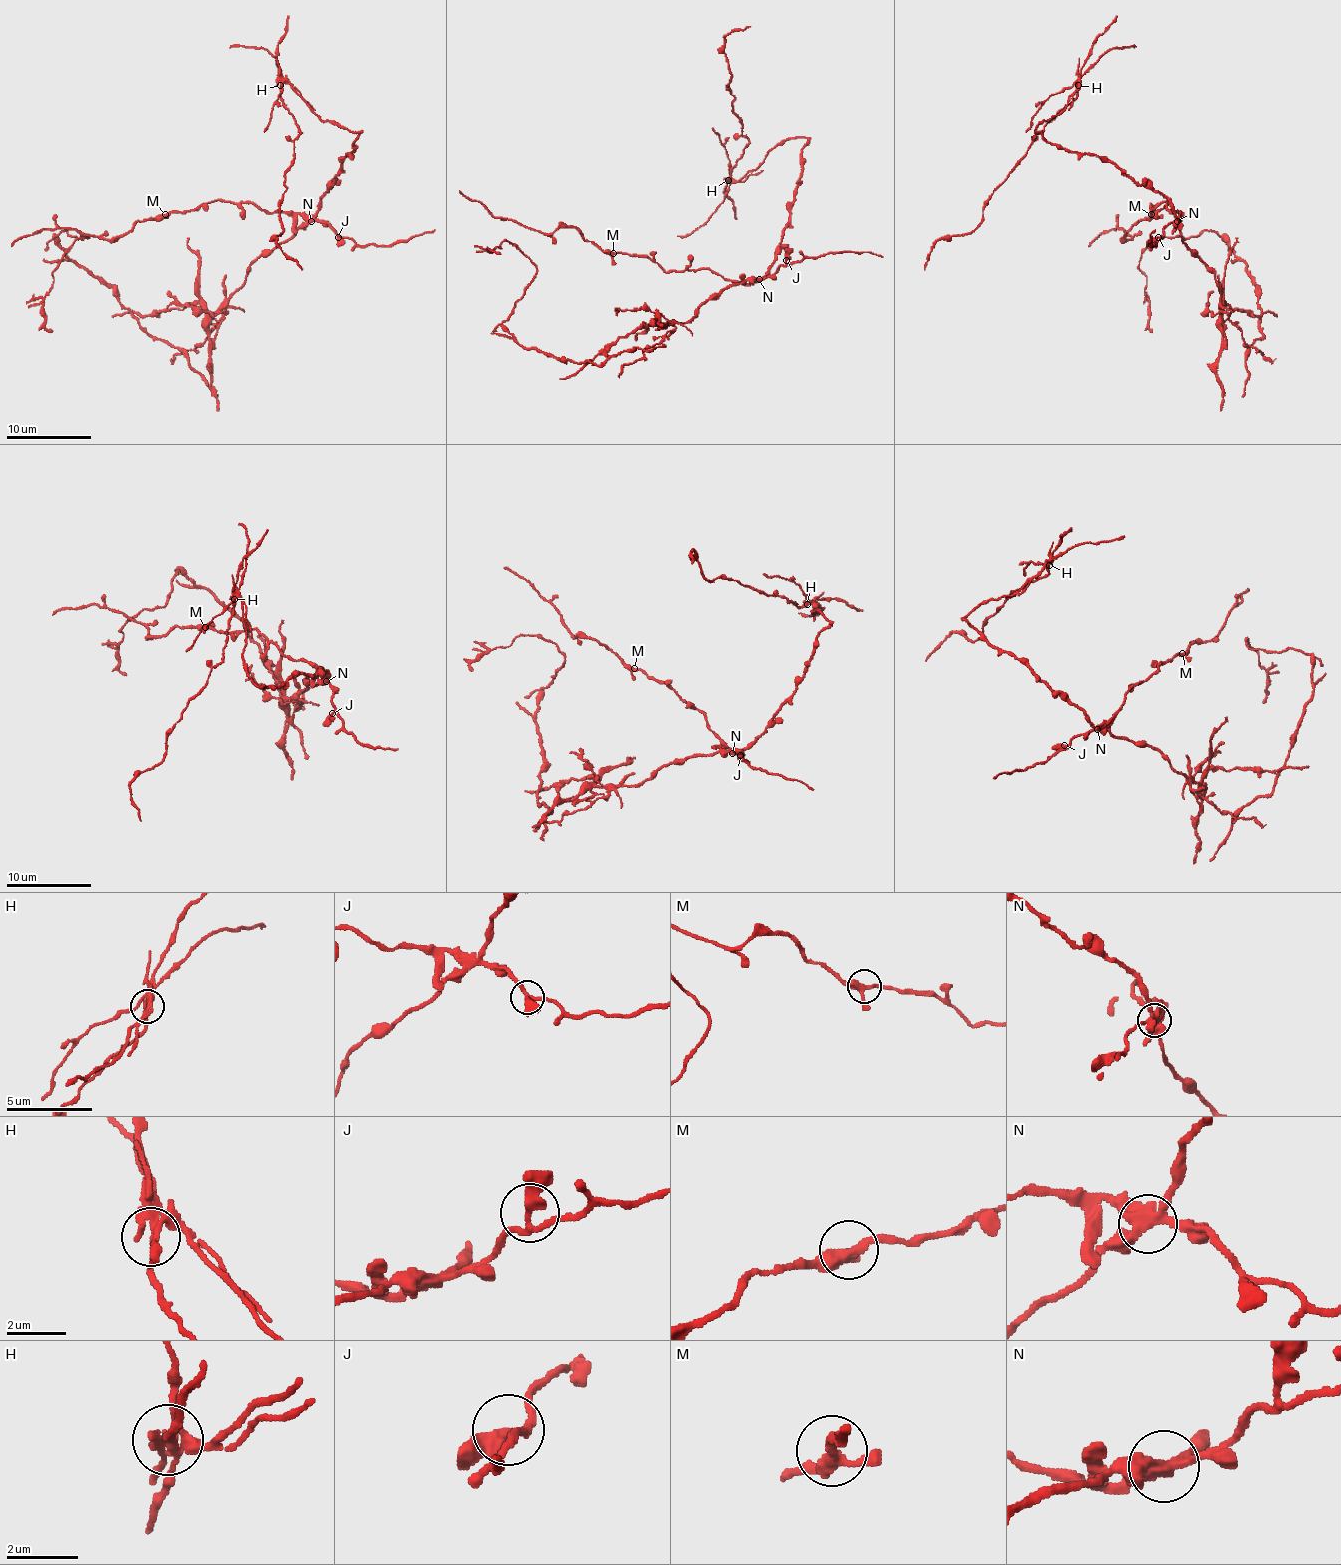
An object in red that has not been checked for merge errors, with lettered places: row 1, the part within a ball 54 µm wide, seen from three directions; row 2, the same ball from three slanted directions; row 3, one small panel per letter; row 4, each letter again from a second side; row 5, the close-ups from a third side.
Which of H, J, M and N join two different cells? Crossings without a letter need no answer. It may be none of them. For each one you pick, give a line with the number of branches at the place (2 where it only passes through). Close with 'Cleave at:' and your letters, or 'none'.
H: 4
N: 4
Cleave at: H, N

